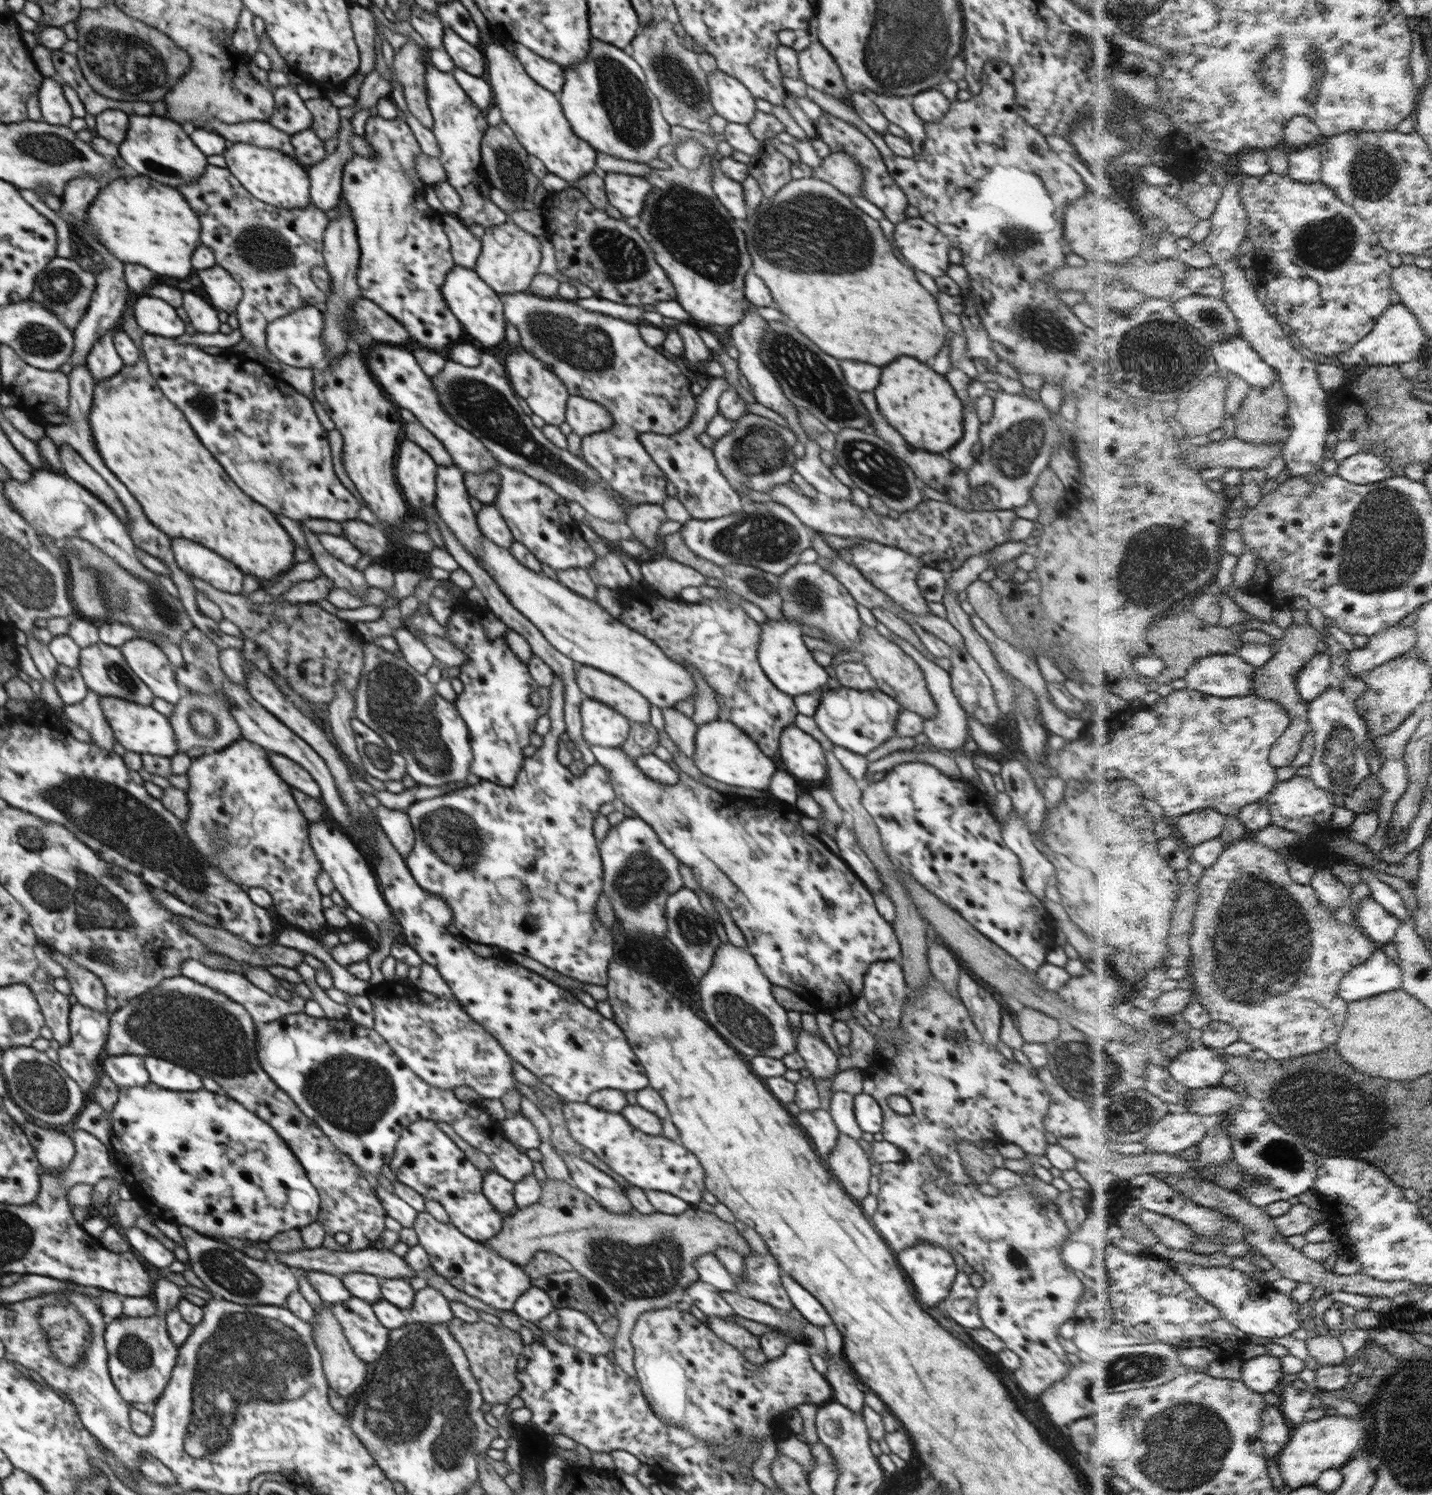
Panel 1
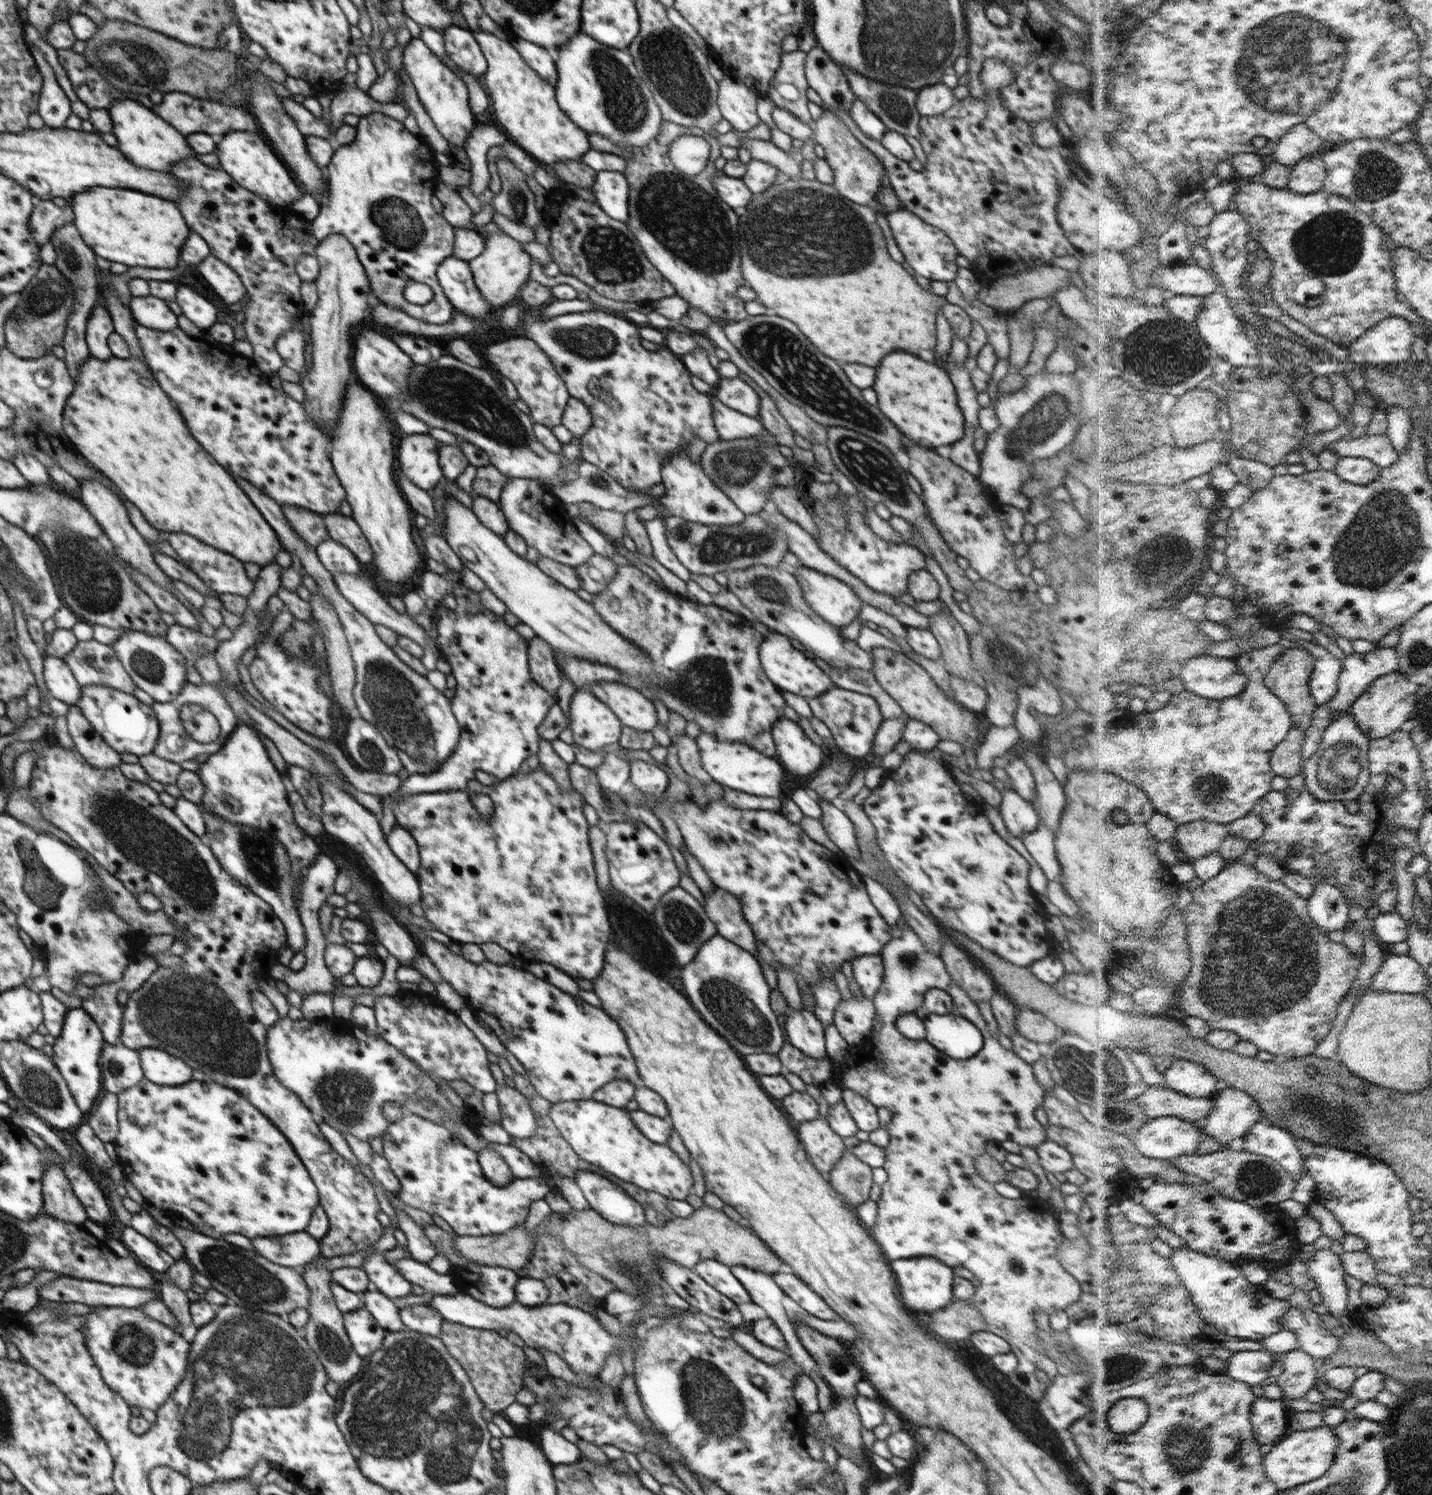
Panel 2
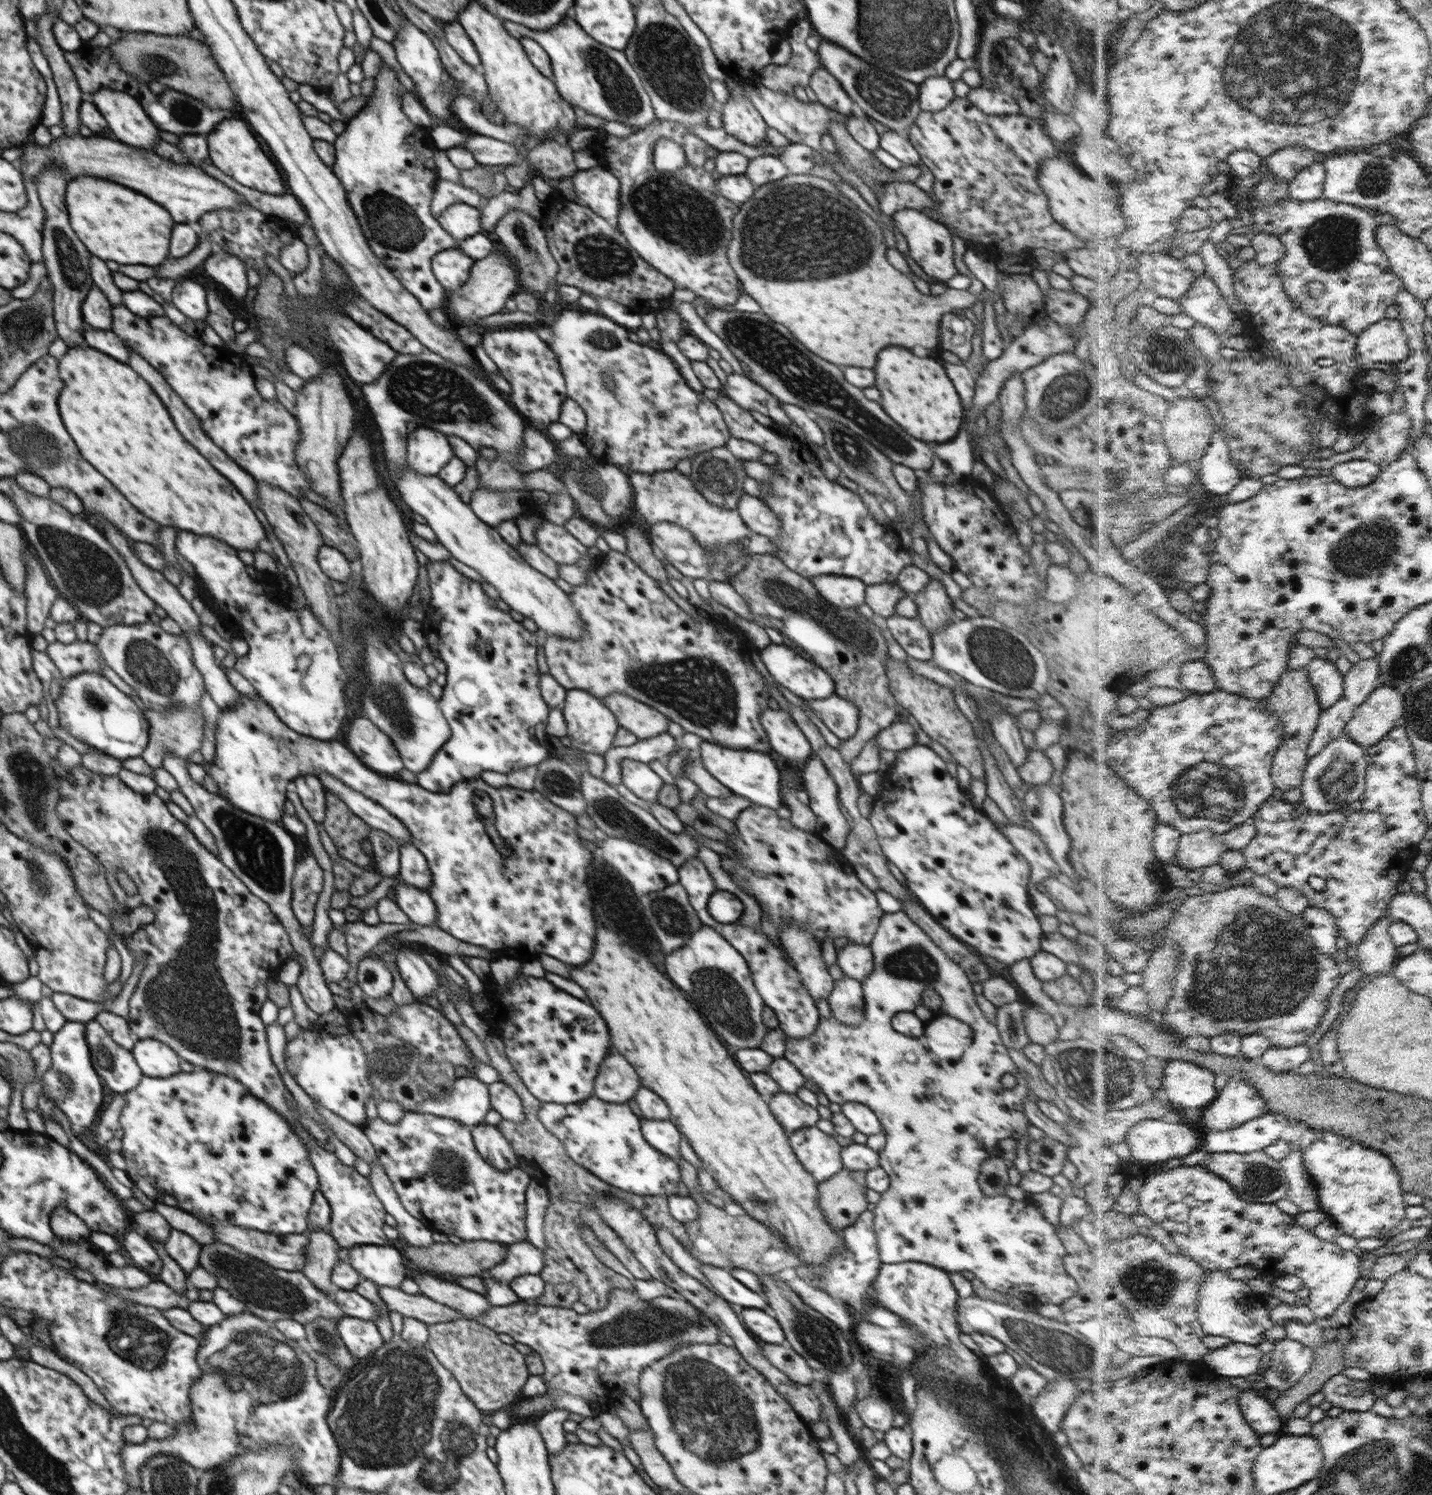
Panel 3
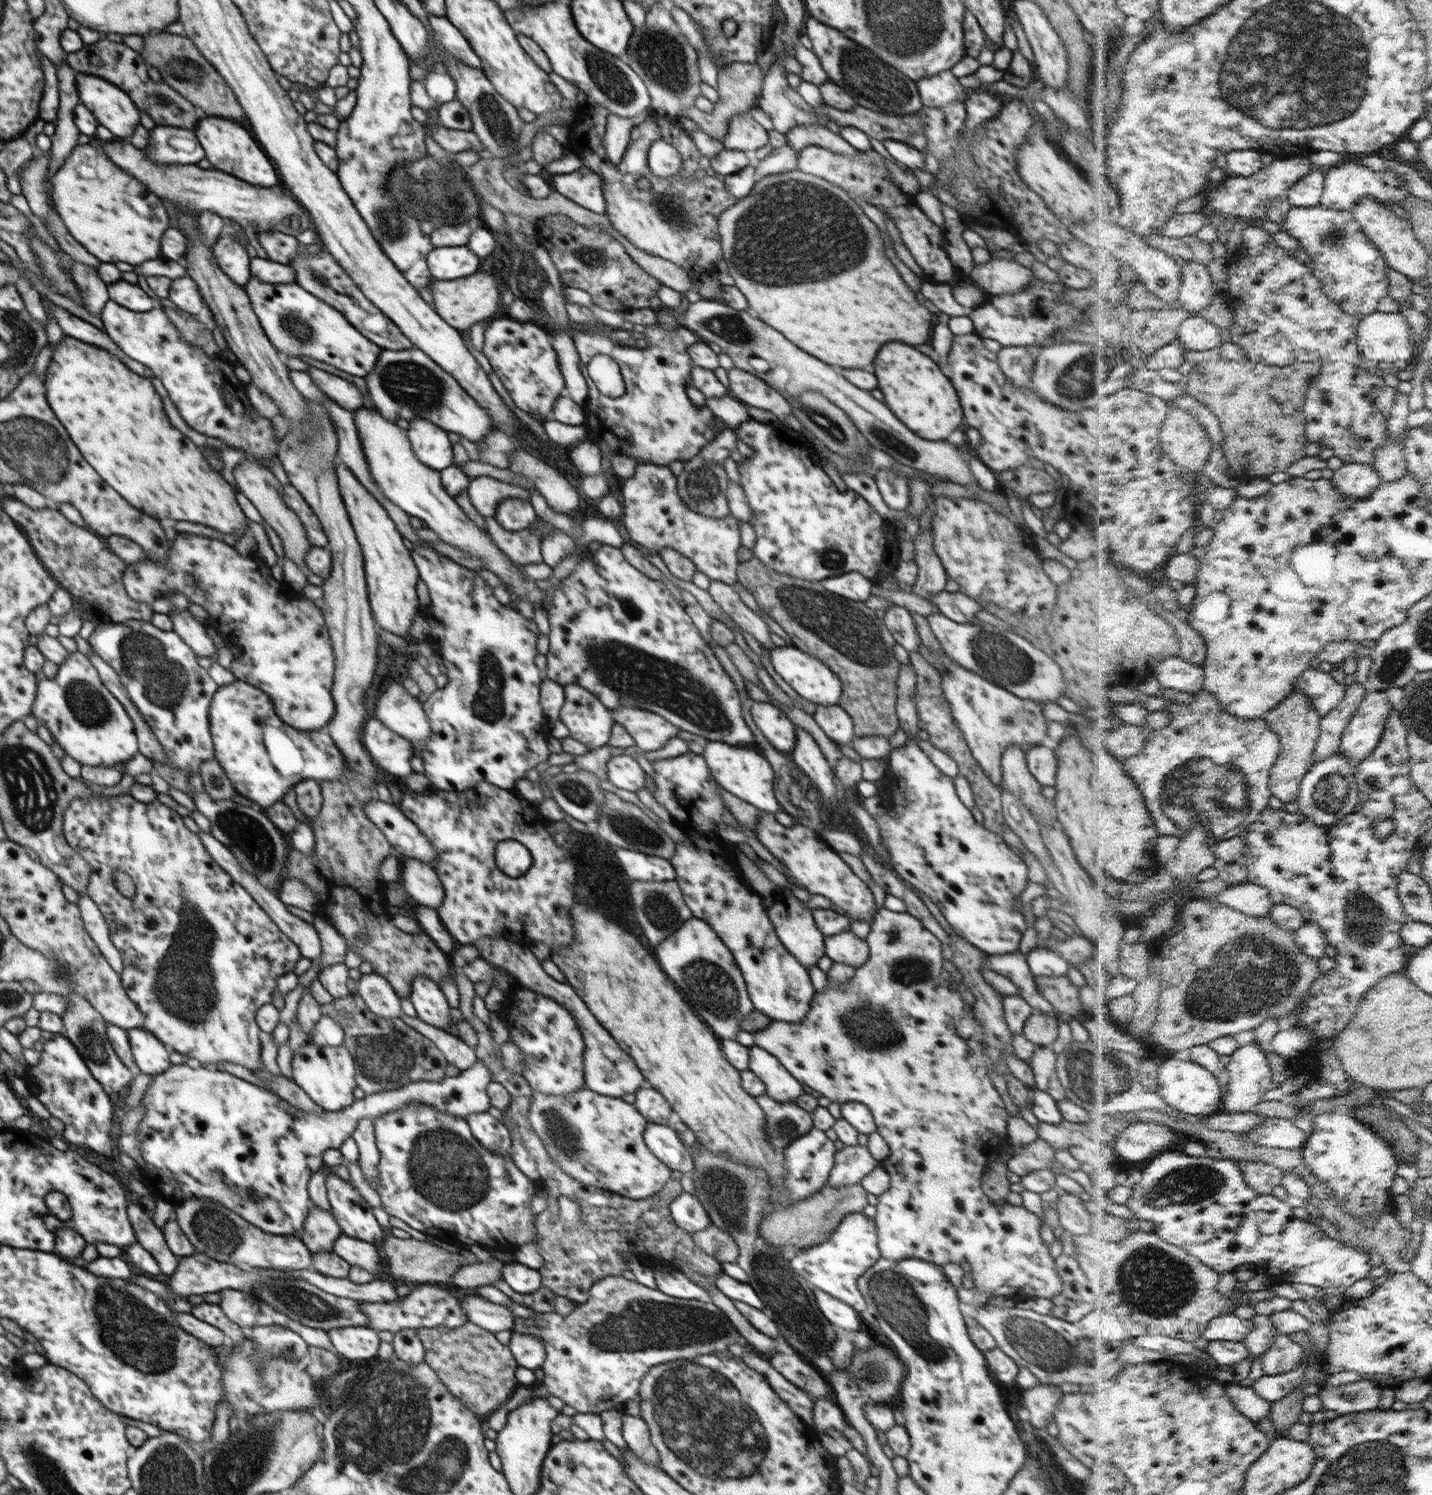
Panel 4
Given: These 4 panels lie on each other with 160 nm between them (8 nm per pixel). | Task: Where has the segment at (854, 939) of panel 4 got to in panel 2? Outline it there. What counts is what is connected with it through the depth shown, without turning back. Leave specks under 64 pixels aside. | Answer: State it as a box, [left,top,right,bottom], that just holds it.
[851,954,885,1001]

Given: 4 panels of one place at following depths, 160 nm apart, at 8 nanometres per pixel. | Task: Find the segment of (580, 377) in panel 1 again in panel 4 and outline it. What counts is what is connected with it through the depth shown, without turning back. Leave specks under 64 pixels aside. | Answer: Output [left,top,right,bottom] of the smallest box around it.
[570,324,721,466]

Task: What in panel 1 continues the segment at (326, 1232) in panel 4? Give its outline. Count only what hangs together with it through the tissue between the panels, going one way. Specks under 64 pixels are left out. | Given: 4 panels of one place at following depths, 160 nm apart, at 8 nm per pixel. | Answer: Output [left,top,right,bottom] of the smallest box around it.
[313,1302,368,1396]

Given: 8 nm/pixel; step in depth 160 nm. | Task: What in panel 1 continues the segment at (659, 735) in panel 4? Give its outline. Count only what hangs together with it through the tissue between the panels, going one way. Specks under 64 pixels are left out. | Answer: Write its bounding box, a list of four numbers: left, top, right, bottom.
[575,665,650,722]

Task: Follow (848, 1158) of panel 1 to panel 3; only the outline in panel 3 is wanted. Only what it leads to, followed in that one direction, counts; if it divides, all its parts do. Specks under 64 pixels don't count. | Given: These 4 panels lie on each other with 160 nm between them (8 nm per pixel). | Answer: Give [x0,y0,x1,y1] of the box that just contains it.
[818,1169,866,1229]

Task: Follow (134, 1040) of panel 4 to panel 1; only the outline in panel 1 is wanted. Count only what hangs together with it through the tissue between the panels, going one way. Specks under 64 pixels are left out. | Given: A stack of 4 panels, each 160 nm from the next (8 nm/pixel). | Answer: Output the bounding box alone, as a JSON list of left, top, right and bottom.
[144,1057,203,1092]

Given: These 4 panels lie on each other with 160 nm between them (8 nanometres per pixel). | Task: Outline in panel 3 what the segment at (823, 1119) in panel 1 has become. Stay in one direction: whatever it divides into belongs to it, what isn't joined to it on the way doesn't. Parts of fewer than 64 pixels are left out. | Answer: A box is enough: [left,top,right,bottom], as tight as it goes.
[789,1126,843,1183]

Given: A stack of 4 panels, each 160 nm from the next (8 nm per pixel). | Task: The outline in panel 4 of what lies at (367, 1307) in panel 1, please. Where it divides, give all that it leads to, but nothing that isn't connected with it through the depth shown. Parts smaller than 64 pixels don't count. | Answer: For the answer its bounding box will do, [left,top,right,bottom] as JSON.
[327,1326,378,1360]

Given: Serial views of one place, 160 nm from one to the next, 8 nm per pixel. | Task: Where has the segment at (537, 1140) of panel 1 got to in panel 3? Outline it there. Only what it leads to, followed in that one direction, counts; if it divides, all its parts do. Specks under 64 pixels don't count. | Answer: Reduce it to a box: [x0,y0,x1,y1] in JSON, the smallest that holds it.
[489,1082,524,1123]

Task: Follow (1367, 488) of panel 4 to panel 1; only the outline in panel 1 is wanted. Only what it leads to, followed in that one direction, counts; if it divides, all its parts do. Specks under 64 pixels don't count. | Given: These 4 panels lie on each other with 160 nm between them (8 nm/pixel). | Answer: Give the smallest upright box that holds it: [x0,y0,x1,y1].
[1338,451,1394,484]

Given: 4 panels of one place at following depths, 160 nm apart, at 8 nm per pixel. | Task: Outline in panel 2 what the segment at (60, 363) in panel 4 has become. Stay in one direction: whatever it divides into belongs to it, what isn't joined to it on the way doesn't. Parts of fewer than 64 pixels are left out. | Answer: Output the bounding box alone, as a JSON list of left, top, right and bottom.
[63,356,282,567]

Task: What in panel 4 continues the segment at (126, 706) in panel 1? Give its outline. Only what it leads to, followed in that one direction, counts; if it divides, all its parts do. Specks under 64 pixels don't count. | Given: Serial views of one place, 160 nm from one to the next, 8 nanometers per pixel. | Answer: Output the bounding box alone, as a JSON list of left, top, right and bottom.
[31,651,139,767]

